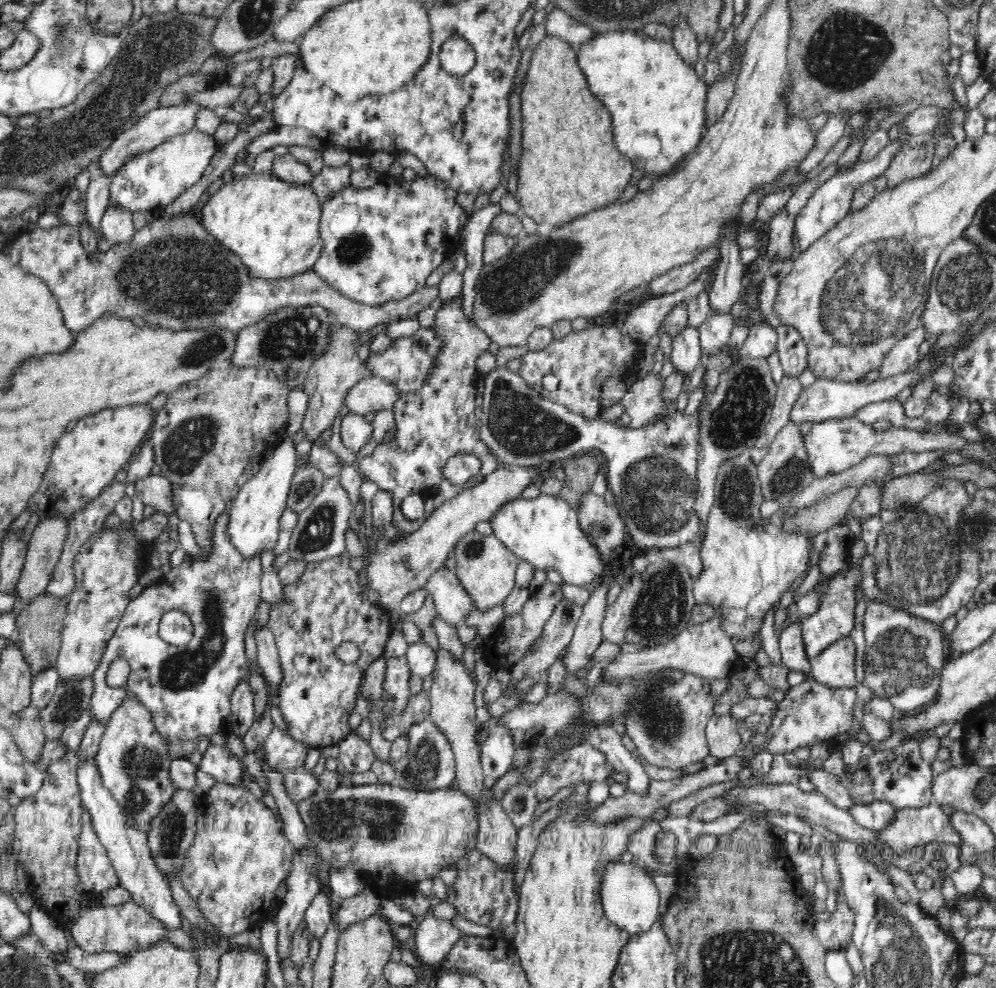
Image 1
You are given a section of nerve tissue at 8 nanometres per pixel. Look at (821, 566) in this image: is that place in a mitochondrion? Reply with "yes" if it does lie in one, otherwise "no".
no

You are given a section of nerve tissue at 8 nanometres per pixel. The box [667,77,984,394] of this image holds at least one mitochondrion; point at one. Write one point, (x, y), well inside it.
(868, 296)

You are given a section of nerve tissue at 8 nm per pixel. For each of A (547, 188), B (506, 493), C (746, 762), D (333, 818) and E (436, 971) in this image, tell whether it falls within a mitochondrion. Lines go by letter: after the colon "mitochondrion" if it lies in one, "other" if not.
A: other
B: other
C: other
D: mitochondrion
E: other

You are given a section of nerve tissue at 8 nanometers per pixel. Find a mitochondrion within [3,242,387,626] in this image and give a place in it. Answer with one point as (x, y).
(297, 336)

